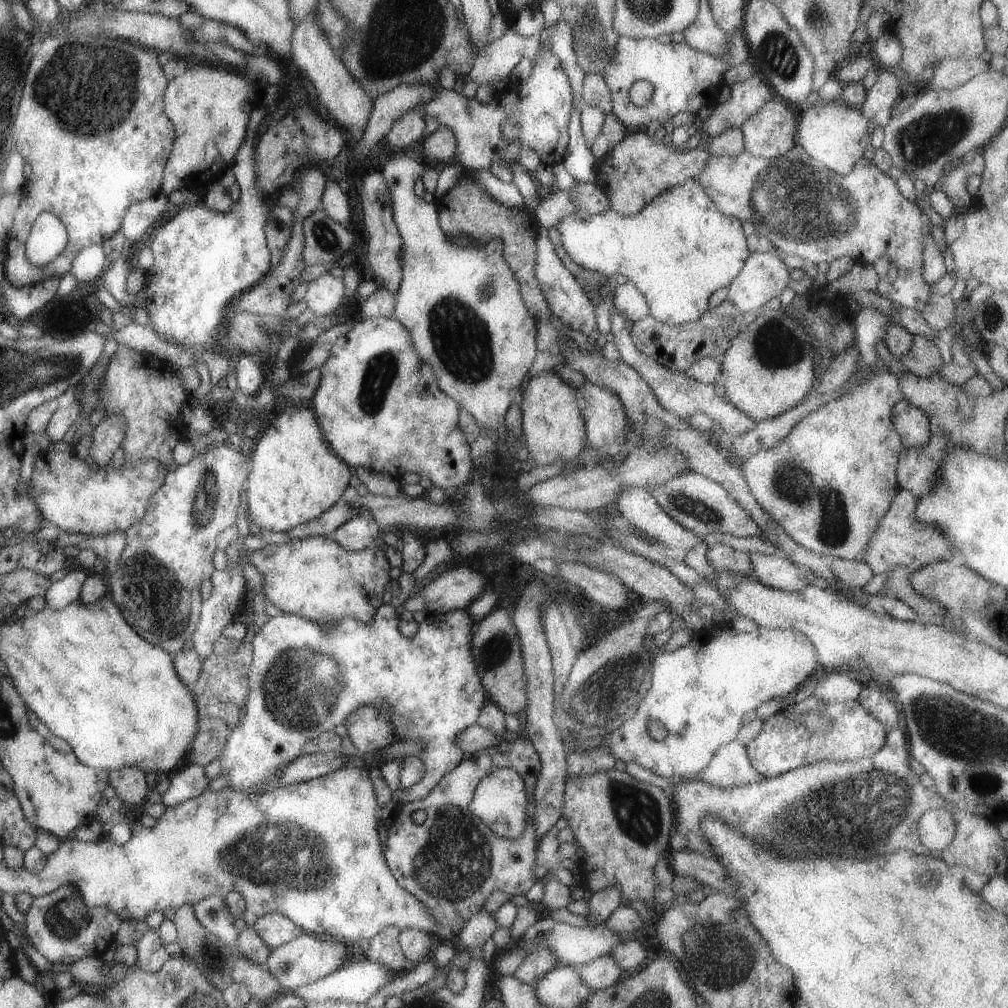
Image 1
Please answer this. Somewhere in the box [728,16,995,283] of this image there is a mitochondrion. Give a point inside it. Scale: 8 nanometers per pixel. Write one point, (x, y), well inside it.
(841, 216)

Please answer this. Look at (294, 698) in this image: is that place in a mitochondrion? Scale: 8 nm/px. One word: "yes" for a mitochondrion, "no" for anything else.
yes

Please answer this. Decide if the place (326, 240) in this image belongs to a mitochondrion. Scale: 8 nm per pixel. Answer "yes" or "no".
yes

